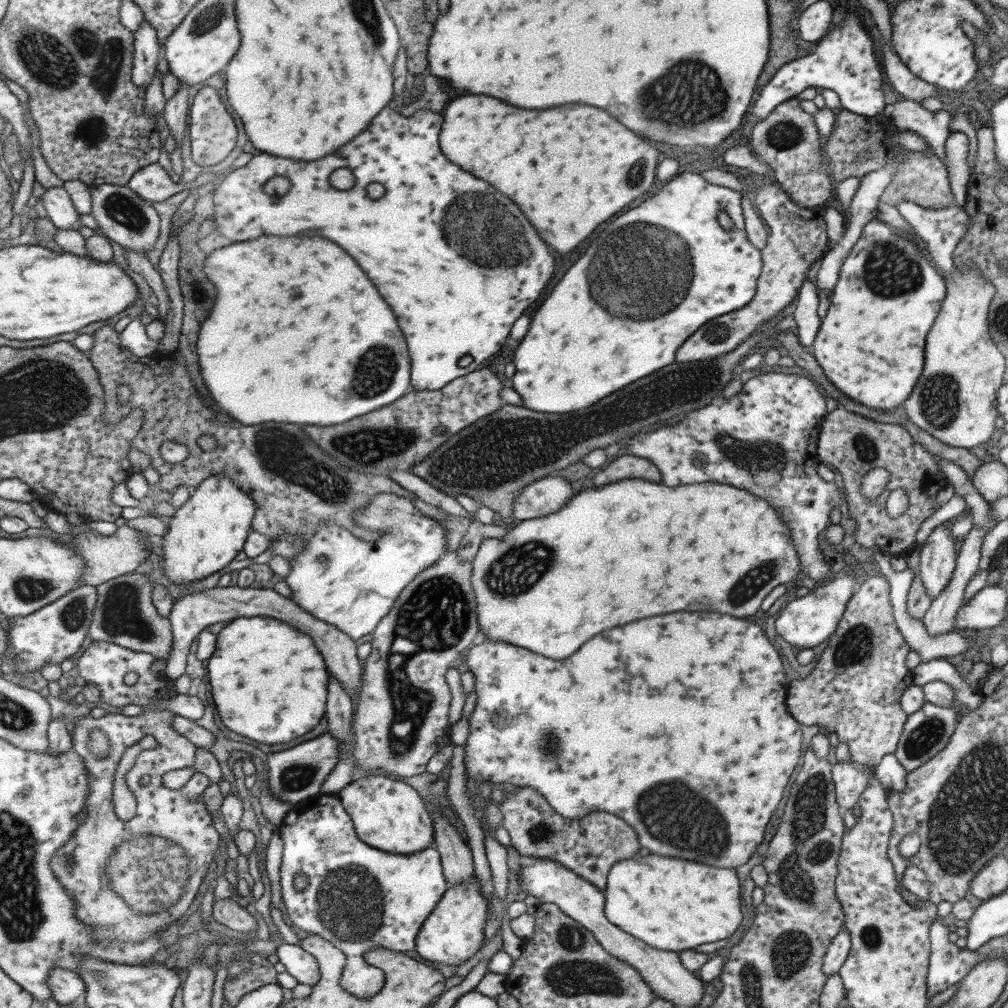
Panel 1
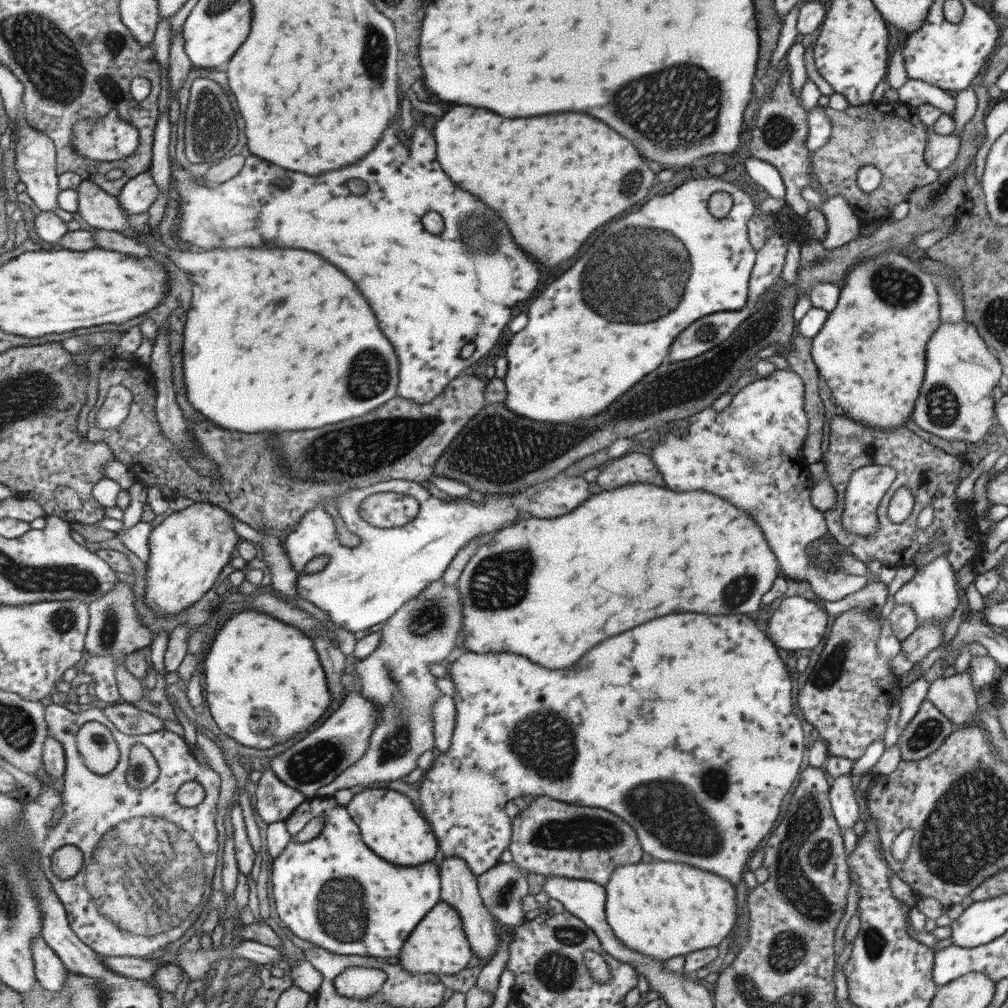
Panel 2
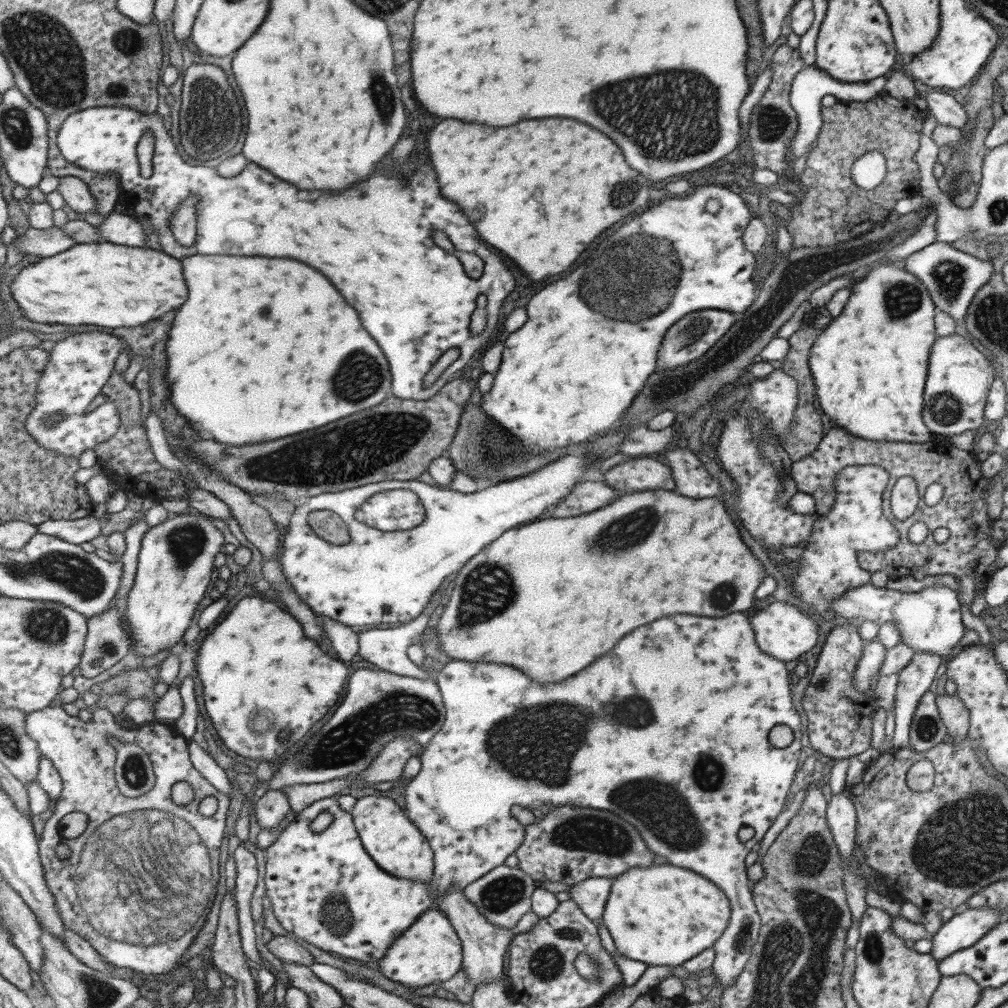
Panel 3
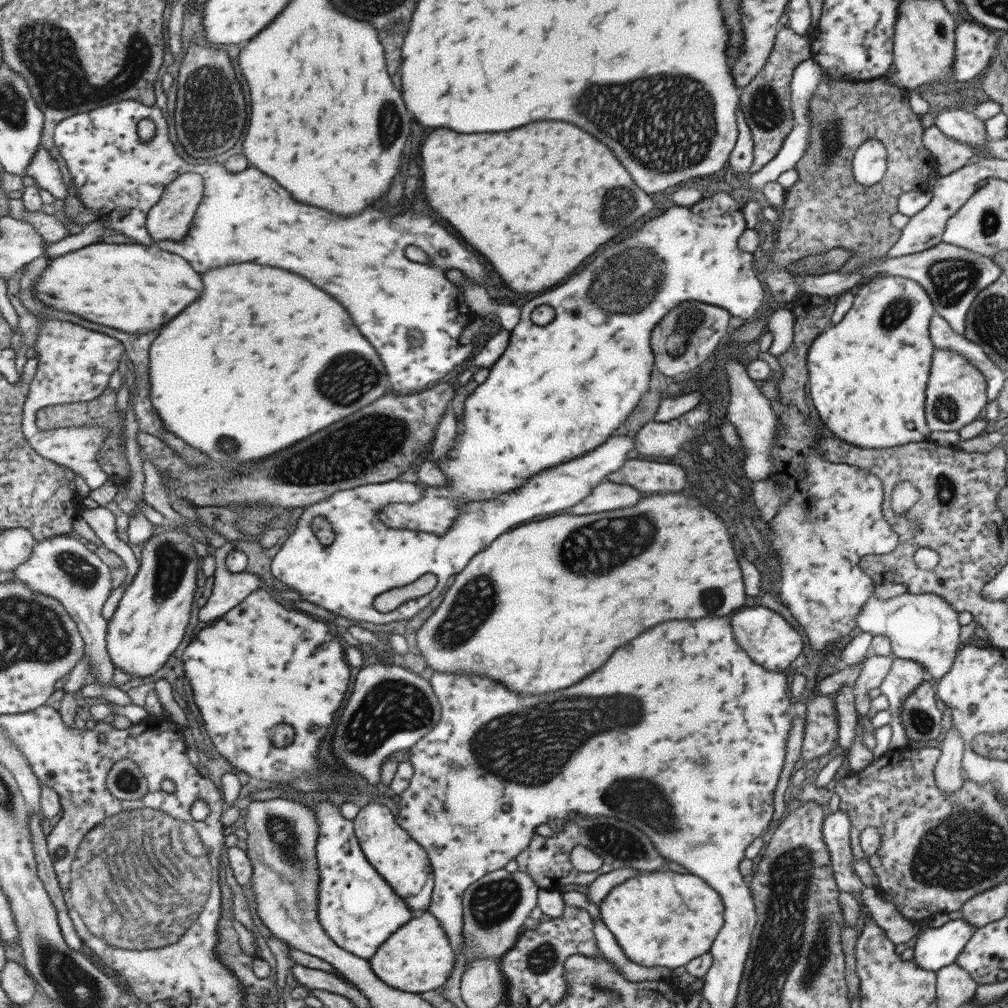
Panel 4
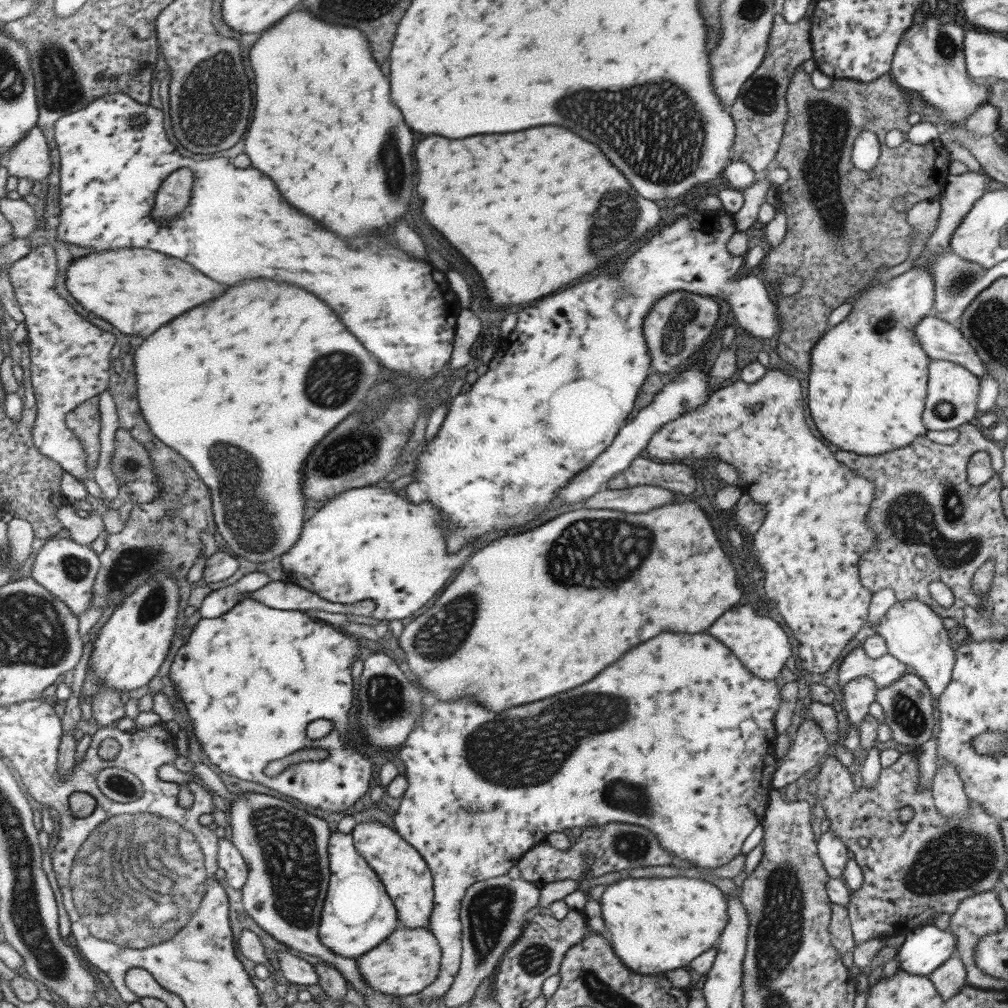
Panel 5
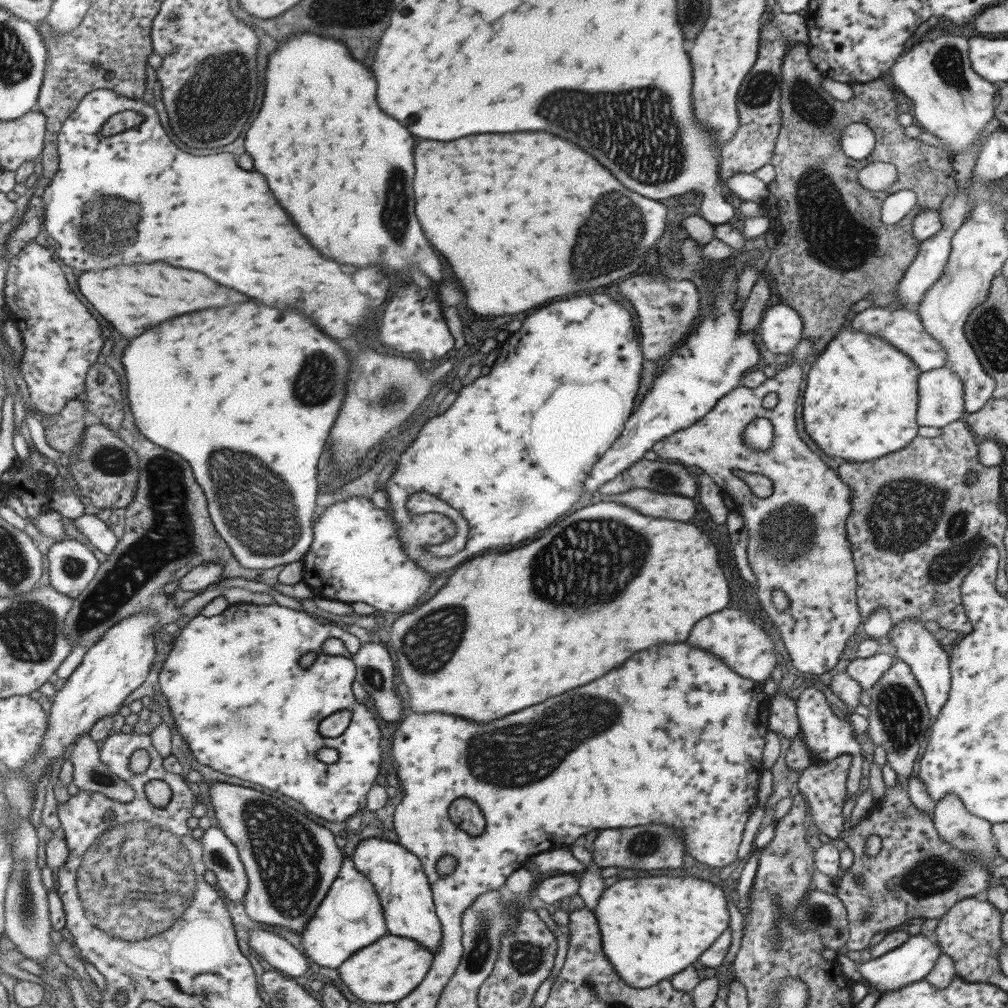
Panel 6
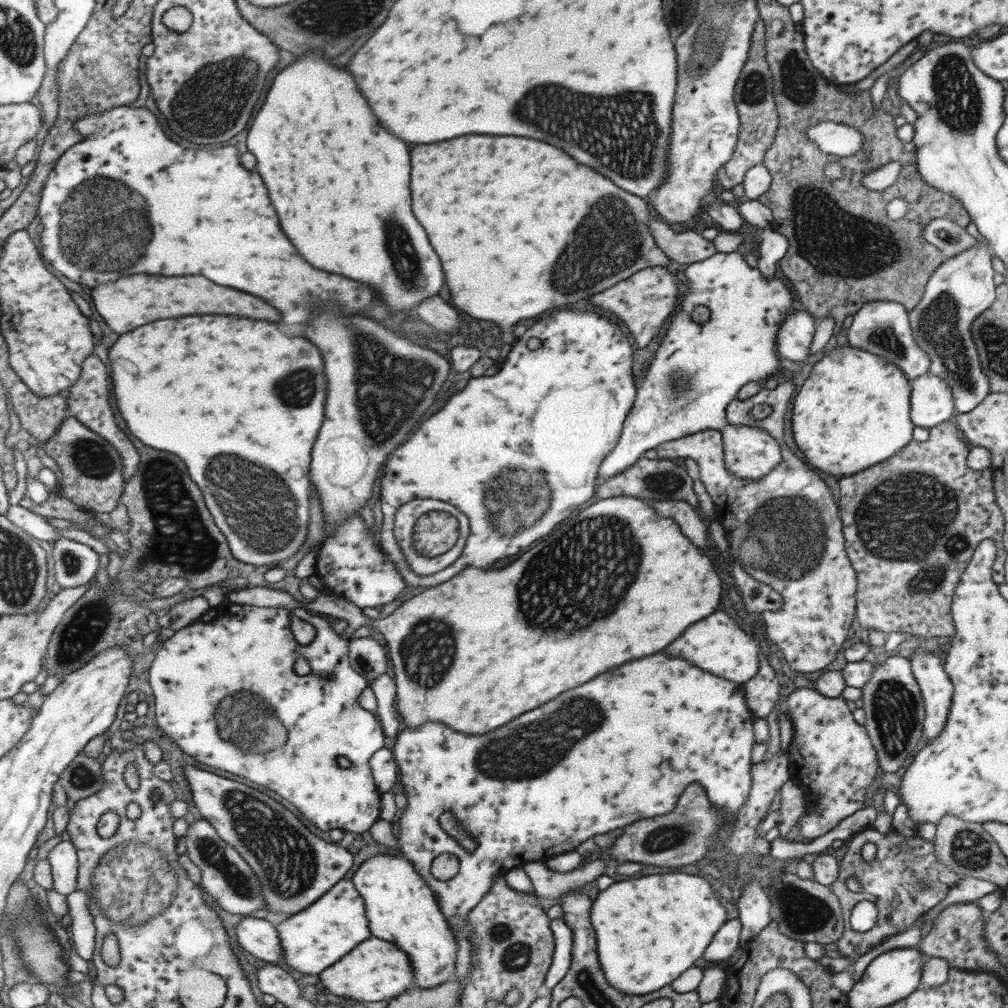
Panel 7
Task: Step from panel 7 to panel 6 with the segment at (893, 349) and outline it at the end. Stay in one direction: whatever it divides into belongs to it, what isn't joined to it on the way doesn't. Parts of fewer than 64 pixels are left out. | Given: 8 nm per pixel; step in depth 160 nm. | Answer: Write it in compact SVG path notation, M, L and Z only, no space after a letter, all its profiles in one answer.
M872 306L862 312L855 313L851 326L854 330L860 330L865 334L882 338L887 344L906 354L920 372L927 372L933 368L944 366L946 359L945 351L934 338L930 338L928 332L924 331L915 310Z

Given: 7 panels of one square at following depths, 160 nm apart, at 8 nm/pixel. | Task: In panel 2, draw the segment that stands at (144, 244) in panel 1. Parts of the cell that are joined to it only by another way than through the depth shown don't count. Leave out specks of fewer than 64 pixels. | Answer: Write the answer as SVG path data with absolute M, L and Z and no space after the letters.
M83 180L76 189L79 193L78 213L94 229L119 232L129 226L128 212L121 206L119 196L101 189L95 182Z

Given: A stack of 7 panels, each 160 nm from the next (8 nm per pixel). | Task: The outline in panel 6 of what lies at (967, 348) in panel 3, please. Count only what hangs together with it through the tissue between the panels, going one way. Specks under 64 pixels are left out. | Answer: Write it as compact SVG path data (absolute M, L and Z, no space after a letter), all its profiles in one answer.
M946 366L920 372L917 377L917 410L914 416L918 426L942 429L963 416L963 383Z

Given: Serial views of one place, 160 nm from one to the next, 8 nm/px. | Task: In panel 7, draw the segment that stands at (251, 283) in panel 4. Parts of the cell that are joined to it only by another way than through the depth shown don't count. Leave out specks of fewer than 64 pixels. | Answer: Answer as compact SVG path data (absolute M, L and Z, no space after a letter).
M215 314L215 316L187 316L179 320L159 320L143 328L137 328L135 332L127 332L109 350L109 360L113 360L110 362L111 378L115 382L112 393L116 398L118 410L133 435L151 448L173 452L187 462L191 478L203 488L202 493L207 498L206 505L218 527L223 528L222 531L229 540L230 549L235 558L258 567L275 566L279 570L282 560L289 559L300 549L305 540L309 520L311 483L308 466L312 444L323 420L326 386L326 378L322 371L322 358L317 348L303 338L283 336L277 330L277 326L271 322L257 322L257 320L249 320L241 316L217 316Z

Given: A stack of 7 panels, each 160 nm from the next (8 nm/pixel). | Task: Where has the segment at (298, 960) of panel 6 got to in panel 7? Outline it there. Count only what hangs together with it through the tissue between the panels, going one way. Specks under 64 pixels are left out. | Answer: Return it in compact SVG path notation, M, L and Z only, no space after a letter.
M243 918L235 930L236 941L247 952L267 963L280 964L282 950L270 920Z

